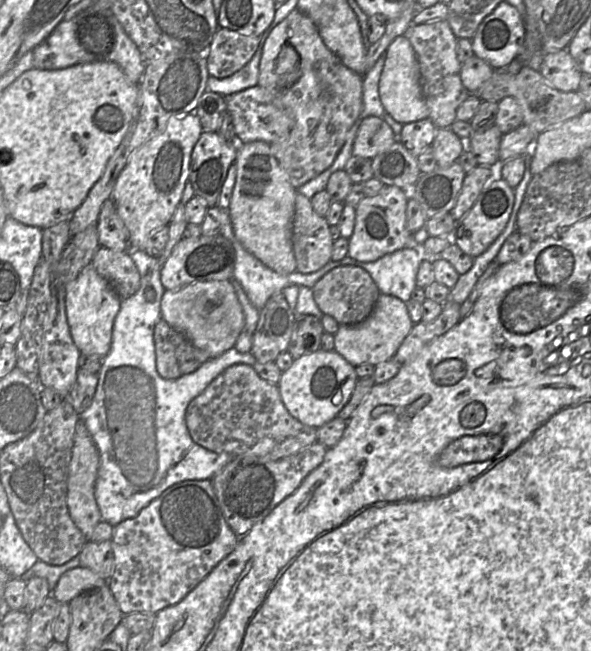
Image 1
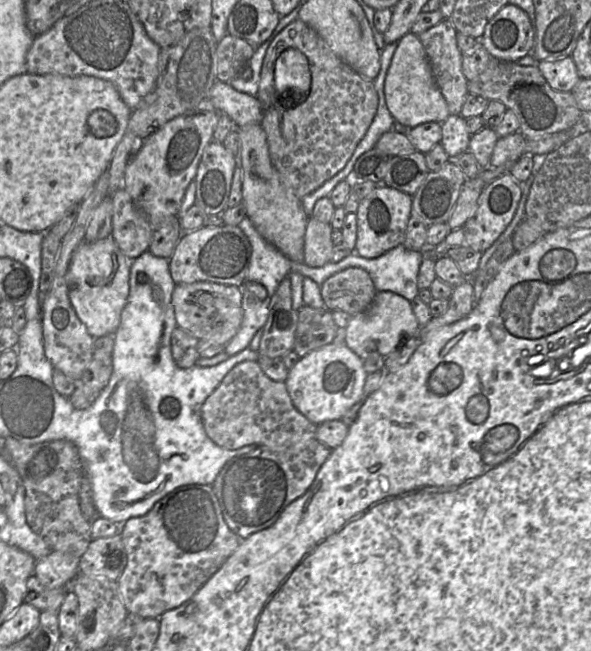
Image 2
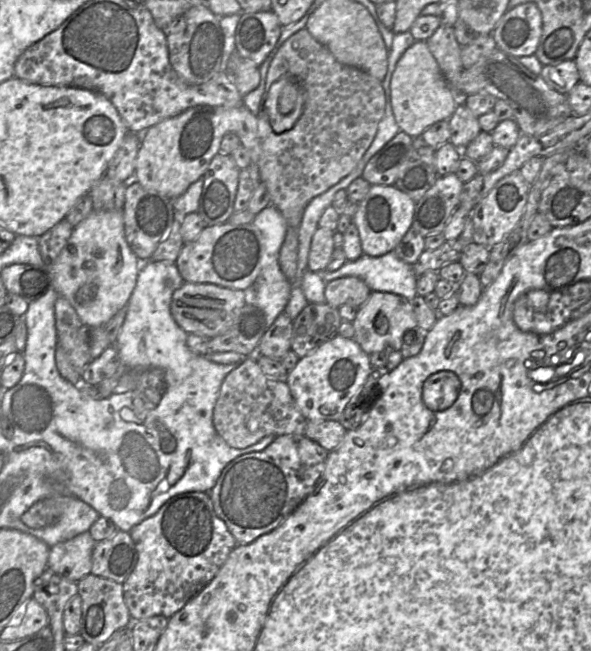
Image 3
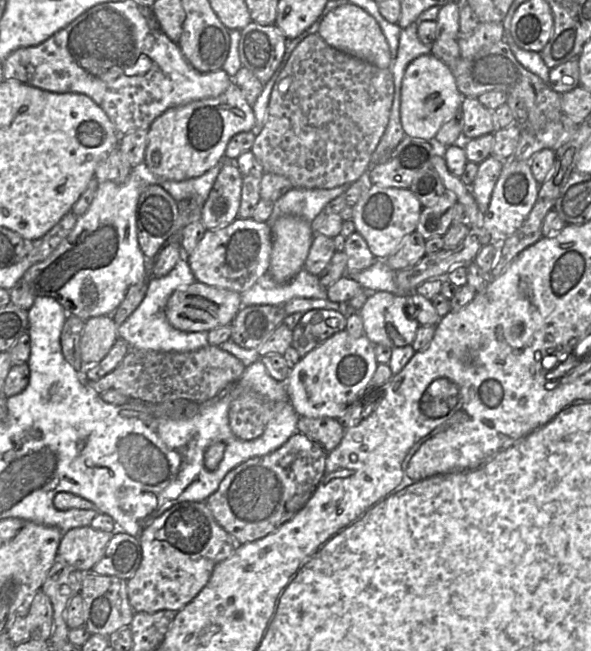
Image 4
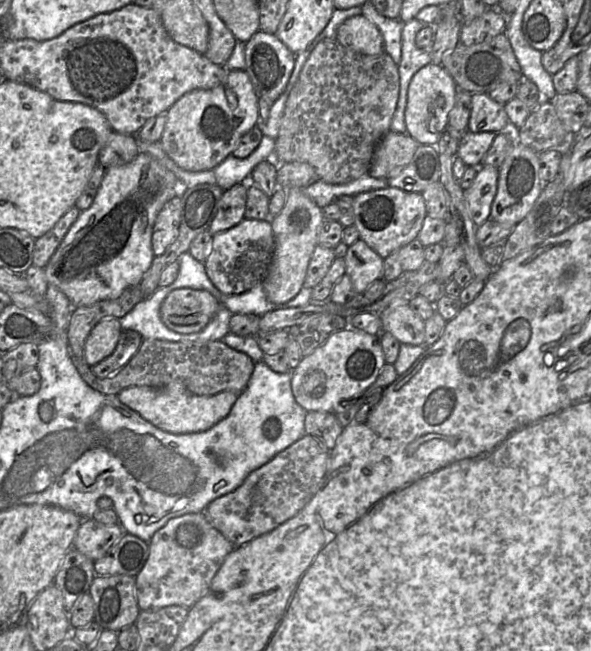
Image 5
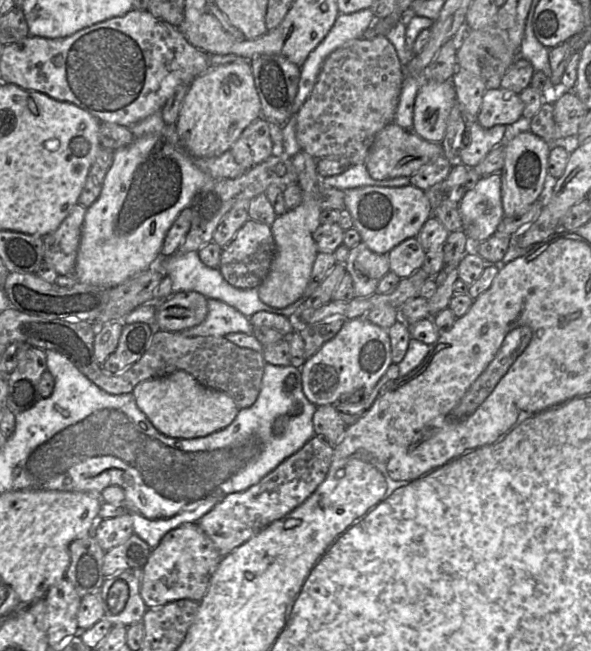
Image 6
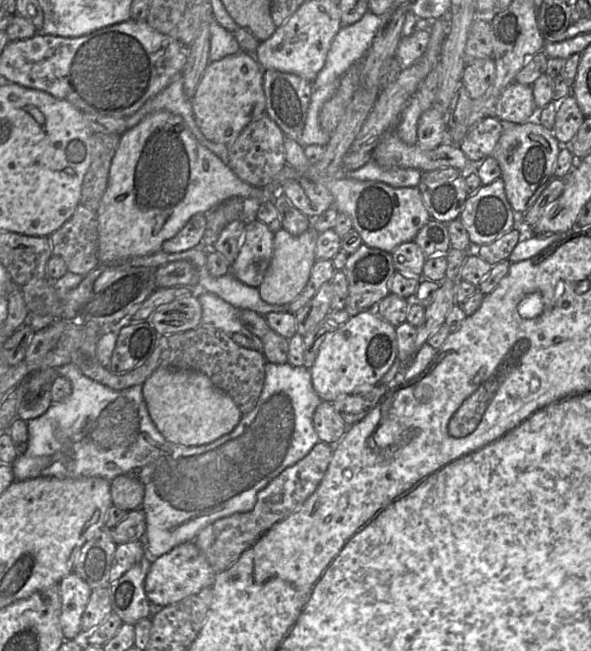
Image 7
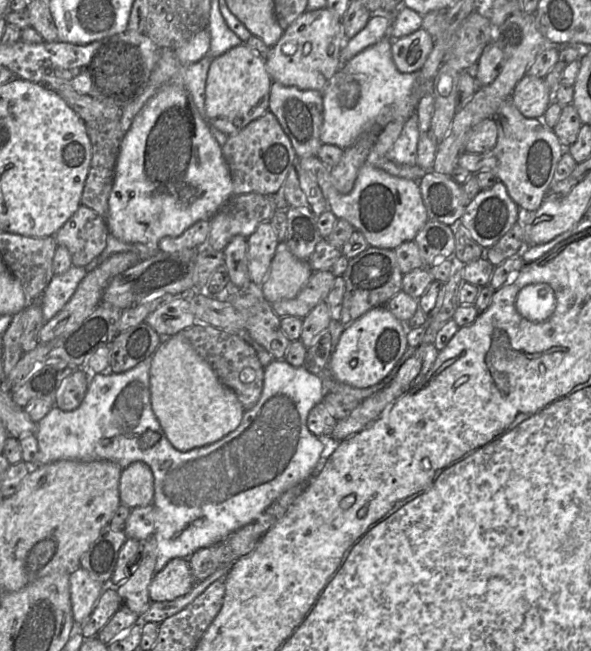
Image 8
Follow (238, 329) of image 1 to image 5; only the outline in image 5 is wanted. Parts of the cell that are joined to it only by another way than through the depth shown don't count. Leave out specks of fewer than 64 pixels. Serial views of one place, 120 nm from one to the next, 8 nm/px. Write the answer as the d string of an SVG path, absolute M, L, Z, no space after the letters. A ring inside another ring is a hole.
M178 288L170 292L162 302L160 317L169 329L177 333L196 333L209 324L221 306L205 290Z

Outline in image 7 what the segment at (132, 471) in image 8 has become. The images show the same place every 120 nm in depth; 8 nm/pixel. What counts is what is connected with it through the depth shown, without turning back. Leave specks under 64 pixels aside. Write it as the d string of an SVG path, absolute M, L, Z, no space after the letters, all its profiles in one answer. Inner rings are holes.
M119 475L110 481L112 505L125 511L140 508L144 498L144 485L134 476Z

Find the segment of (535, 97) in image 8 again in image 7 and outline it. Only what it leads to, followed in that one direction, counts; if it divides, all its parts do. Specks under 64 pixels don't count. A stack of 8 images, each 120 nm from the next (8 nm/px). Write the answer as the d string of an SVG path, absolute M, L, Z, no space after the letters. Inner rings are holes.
M513 82L500 94L494 116L502 123L523 124L534 120L538 111L532 86Z

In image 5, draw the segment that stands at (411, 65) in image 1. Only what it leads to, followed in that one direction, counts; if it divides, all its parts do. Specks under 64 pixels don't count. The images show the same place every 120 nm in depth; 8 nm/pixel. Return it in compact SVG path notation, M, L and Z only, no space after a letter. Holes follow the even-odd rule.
M430 63L417 71L408 88L405 110L407 134L420 145L436 146L448 126L458 90L454 79L442 65Z

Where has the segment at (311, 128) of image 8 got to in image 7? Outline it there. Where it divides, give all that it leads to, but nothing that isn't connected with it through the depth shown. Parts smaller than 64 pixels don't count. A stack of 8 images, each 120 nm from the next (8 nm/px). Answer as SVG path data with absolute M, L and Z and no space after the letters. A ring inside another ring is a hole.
M264 70L263 90L265 114L279 126L286 137L299 143L311 102L312 84L291 73Z

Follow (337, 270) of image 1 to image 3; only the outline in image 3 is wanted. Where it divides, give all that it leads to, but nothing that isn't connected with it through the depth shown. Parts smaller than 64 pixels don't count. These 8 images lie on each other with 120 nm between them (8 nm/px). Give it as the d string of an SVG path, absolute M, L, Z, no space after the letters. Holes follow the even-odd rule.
M345 276L326 283L325 303L334 308L343 305L359 308L370 294L371 290L363 280L355 276Z

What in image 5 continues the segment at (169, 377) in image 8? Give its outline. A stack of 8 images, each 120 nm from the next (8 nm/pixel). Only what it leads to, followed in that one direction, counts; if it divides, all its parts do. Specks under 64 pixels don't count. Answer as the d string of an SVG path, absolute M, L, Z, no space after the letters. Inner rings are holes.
M173 381L162 388L134 386L121 390L117 398L157 428L173 434L195 433L210 429L231 411L238 395L223 391L215 395L199 396L190 393L181 381Z

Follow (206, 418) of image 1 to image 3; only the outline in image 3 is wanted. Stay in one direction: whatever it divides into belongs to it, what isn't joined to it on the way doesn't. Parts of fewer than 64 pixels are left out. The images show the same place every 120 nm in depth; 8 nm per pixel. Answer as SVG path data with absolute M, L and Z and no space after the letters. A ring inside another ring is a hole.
M247 357L225 377L213 411L217 433L232 448L251 446L266 436L304 435L307 425L286 382L267 377L256 361Z

